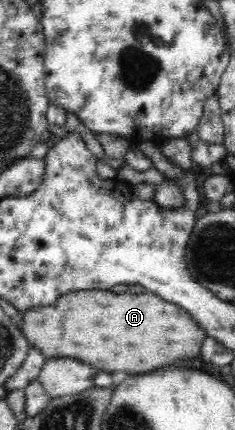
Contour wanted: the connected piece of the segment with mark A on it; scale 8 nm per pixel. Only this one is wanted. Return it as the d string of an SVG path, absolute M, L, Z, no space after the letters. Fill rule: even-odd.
M81 290L63 295L53 305L21 311L21 326L16 323L22 336L27 339L31 350L39 350L46 360L69 356L79 358L79 362L97 368L99 372L129 372L142 375L162 367L181 364L200 354L206 333L193 321L193 318L180 306L163 301L154 293L133 295L129 291L117 294L111 290Z

